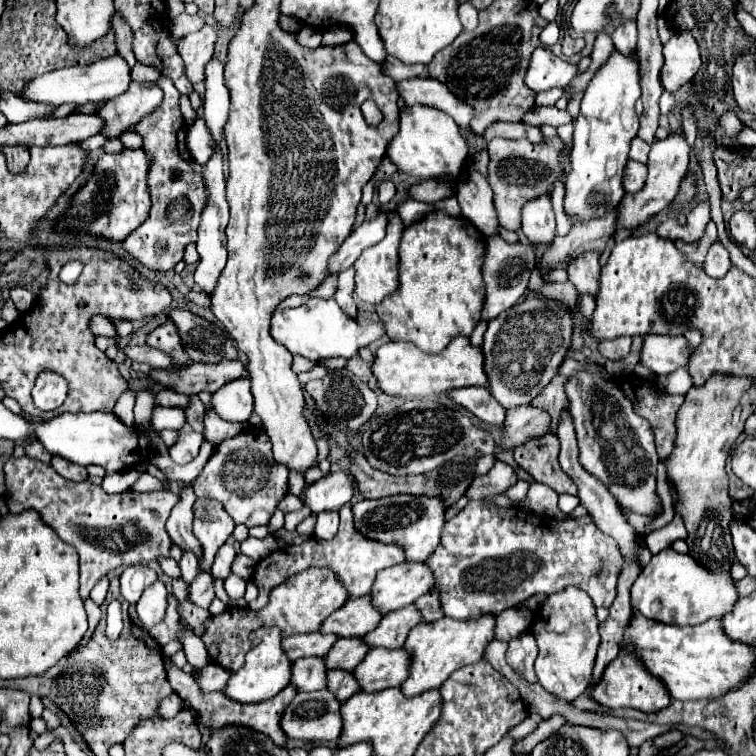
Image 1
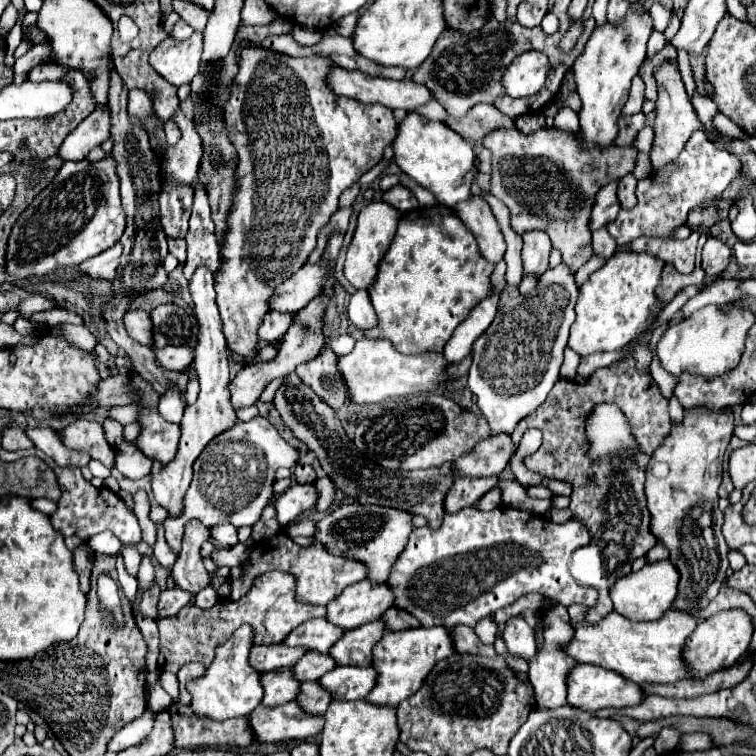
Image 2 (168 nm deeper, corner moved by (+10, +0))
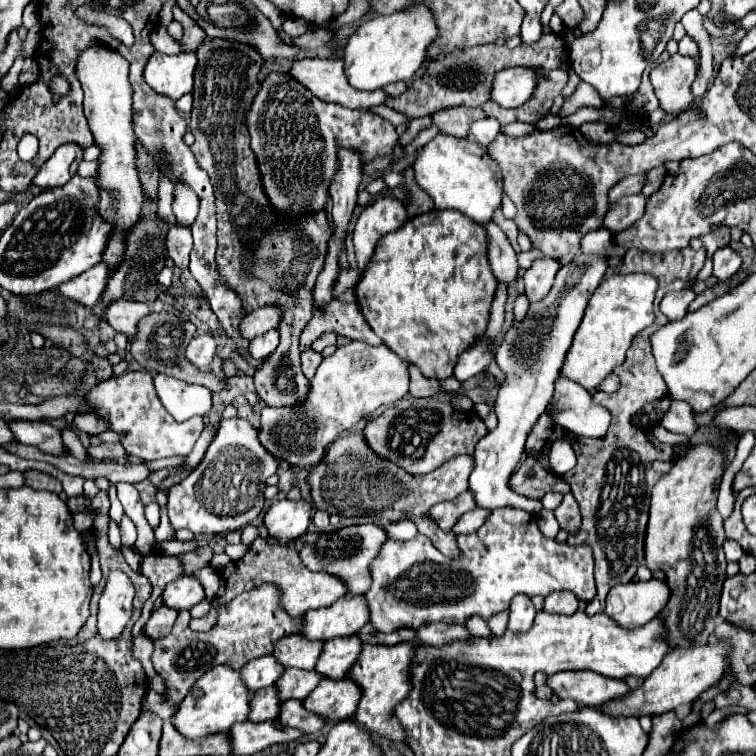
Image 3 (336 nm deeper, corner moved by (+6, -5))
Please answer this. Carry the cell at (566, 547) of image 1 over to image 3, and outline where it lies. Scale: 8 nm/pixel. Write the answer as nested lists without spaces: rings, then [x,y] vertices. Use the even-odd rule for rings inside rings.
[[[494,509],[478,531],[456,535],[456,541],[460,555],[450,561],[420,533],[410,541],[390,539],[384,543],[376,565],[372,565],[372,589],[366,593],[370,623],[376,629],[388,633],[400,627],[418,629],[436,621],[466,625],[474,615],[490,619],[508,609],[514,595],[548,597],[554,591],[570,591],[584,603],[596,597],[590,545],[558,543],[544,537],[536,519],[522,509]]]

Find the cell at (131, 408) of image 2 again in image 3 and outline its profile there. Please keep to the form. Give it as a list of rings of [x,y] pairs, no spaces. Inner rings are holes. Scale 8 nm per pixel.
[[[76,415],[74,427],[80,429],[80,431],[86,431],[86,433],[104,433],[104,431],[110,431],[110,425],[104,419],[96,417],[96,415]]]

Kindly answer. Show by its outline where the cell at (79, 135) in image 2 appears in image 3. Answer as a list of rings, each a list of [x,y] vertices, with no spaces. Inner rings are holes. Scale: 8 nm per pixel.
[[[64,143],[56,149],[56,153],[40,167],[40,171],[34,177],[34,185],[40,189],[52,189],[58,185],[64,185],[70,181],[70,177],[76,175],[78,165],[82,163],[84,149],[76,143]]]

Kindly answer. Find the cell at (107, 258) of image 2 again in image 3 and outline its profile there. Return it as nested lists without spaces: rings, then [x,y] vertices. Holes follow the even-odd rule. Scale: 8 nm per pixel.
[[[102,261],[100,265],[94,265],[92,269],[66,281],[58,289],[68,299],[74,299],[74,301],[94,307],[106,289],[106,277],[108,277],[108,265],[104,265],[104,261]]]

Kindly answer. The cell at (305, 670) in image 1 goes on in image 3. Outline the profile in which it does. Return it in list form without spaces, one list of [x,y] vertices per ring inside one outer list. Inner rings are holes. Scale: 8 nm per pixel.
[[[272,685],[268,689],[260,689],[252,695],[252,717],[248,717],[250,721],[268,721],[268,719],[276,719],[280,715],[280,697],[278,697],[278,689]]]

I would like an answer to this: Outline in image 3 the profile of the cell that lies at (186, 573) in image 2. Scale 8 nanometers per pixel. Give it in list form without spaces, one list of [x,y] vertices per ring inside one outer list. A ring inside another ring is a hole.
[[[188,573],[168,583],[164,591],[164,605],[176,607],[176,609],[190,609],[202,599],[206,599],[202,583],[194,575],[188,575]]]

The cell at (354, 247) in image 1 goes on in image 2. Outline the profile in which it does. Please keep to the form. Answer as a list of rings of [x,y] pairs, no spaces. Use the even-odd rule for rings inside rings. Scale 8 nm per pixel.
[[[306,264],[296,274],[292,274],[284,284],[276,286],[276,296],[268,300],[268,310],[276,312],[298,312],[312,300],[326,282],[326,264]]]

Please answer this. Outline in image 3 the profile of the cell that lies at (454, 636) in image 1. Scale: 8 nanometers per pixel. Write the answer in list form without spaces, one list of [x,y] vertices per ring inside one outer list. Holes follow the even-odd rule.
[[[418,639],[398,643],[398,645],[364,645],[364,653],[360,653],[360,661],[352,667],[348,677],[362,687],[362,699],[358,703],[358,711],[354,719],[366,729],[378,733],[380,737],[392,743],[406,743],[404,729],[400,721],[394,717],[394,707],[402,703],[412,691],[412,661],[416,657],[418,647],[422,645]]]

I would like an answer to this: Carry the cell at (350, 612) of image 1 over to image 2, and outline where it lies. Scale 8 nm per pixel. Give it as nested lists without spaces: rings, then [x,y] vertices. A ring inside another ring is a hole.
[[[316,618],[316,620],[308,620],[308,622],[300,624],[298,628],[294,628],[284,638],[282,644],[286,644],[286,646],[302,646],[306,650],[326,654],[328,648],[332,648],[332,644],[342,636],[342,632],[344,630],[340,630],[338,626],[332,626],[328,620]]]

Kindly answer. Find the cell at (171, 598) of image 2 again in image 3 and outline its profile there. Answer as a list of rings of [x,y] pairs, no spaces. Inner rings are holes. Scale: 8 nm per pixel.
[[[166,605],[154,609],[152,617],[146,623],[146,635],[152,637],[152,639],[166,637],[172,631],[176,617],[178,617],[178,609],[172,609],[172,607],[166,607]]]

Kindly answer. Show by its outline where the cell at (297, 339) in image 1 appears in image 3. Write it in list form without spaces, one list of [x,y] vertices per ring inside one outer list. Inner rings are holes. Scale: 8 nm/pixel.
[[[272,329],[272,331],[268,331],[268,333],[264,333],[264,335],[256,337],[256,339],[252,339],[250,355],[252,355],[254,359],[268,357],[268,355],[278,347],[278,339],[280,339],[280,335],[278,335],[276,329]]]

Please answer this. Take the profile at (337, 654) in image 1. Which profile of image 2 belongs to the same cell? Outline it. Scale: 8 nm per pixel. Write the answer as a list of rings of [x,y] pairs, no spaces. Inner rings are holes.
[[[306,652],[292,668],[294,678],[298,682],[314,682],[322,678],[326,672],[330,672],[336,666],[336,662],[328,654],[318,652]]]

